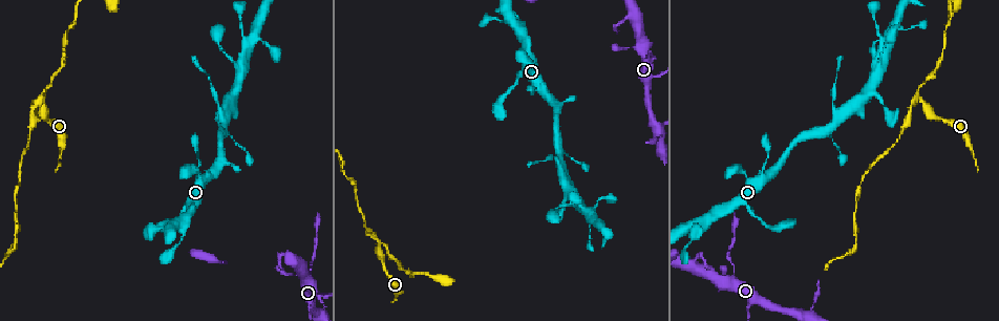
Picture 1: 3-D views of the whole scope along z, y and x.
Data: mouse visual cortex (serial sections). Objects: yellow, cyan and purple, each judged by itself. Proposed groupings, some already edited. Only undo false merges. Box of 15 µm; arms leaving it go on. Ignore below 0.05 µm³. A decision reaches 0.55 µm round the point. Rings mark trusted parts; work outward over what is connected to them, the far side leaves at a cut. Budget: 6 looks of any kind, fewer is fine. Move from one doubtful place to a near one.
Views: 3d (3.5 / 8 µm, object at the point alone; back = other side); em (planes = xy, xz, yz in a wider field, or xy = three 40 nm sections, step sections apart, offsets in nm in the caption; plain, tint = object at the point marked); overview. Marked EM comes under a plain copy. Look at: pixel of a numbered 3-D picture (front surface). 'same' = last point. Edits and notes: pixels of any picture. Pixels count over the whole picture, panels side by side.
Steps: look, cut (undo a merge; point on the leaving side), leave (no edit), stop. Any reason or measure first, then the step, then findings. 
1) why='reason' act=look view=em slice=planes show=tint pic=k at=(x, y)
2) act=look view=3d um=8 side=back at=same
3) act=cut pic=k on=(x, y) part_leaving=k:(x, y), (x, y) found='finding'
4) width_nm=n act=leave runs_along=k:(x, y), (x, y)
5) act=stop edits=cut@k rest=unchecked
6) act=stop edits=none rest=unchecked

why='thin neck' act=look view=3d um=3.5 side=back pic=1 at=(310, 269)

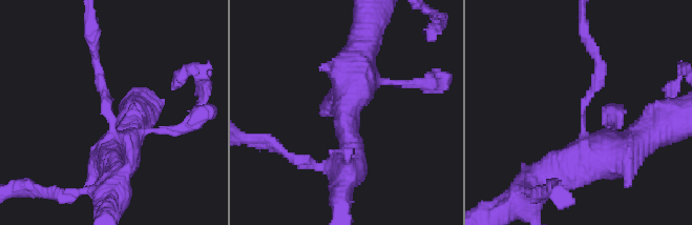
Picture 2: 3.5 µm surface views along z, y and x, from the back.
arm_widths_nm=200,400 why='now the EM' act=look view=em slice=xy step=1 show=tint pic=2 at=(582, 118)

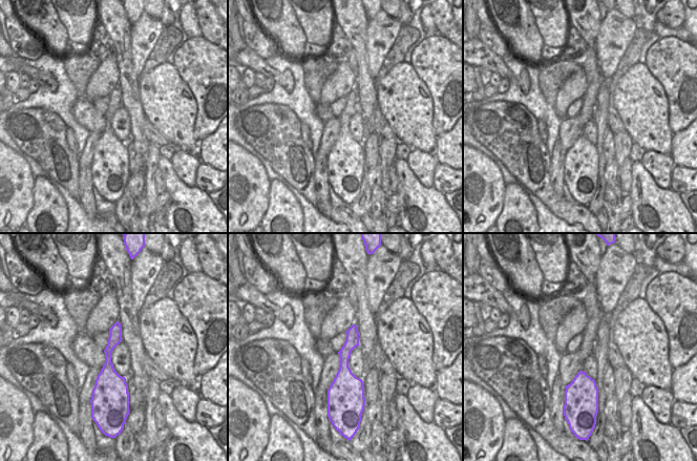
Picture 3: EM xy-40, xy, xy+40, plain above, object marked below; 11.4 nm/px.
act=leave runs_along=2:(114, 168), (111, 107), (95, 56) found='continuous, no second cell'

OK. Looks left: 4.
why='a narrow waist' act=look view=em slice=planes show=tint pic=1 at=(310, 314)

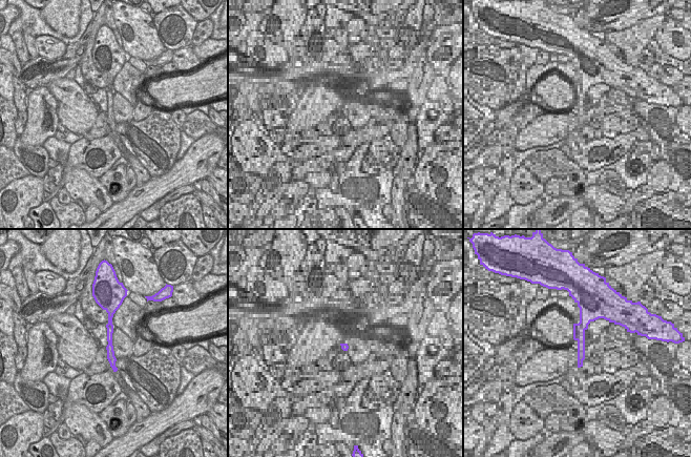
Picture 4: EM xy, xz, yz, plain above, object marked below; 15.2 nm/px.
why='wider look' act=look view=3d um=3.5 side=back at=same

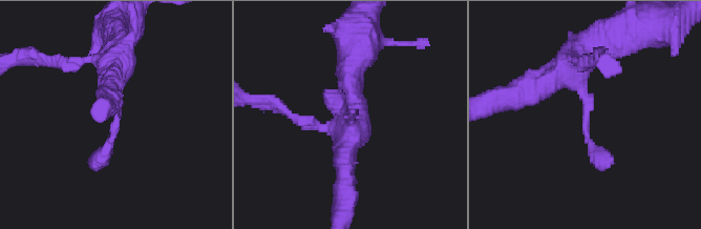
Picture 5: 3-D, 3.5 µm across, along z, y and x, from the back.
width_nm=130 act=leave runs_along=4:(110, 313), (109, 350), (112, 365) found='continuous, no second cell'

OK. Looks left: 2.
why='arms part here' act=look view=3d um=3.5 pic=1 at=(835, 119)

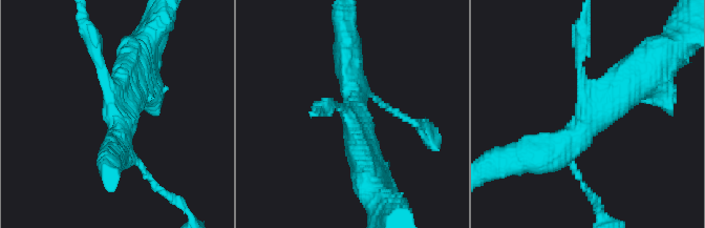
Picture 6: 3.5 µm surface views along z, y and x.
arms=3 arm_widths_nm=150,400,450 act=look view=em slice=planes show=tint pic=6 at=(590, 118)

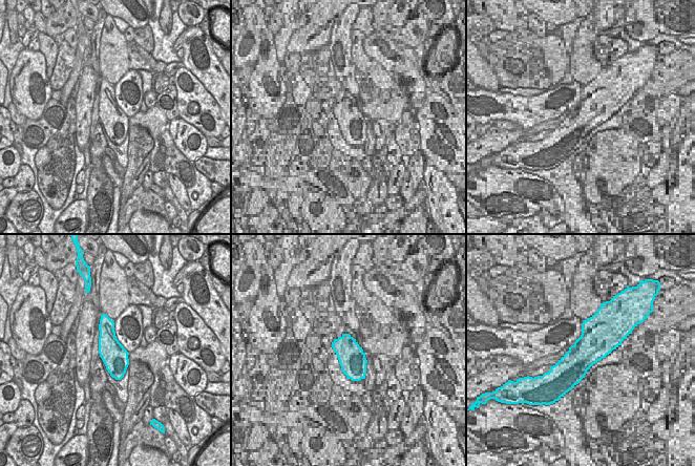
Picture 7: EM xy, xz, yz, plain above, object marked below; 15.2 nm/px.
act=leave runs_along=6:(535, 158), (568, 145), (640, 74) found='one cell here'

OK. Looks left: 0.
act=stop edits=none rest=unchecked

